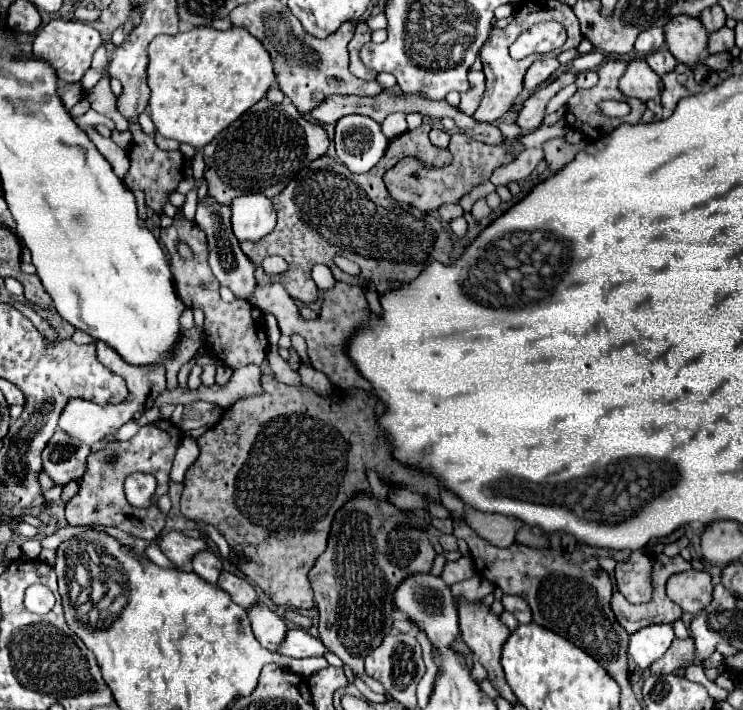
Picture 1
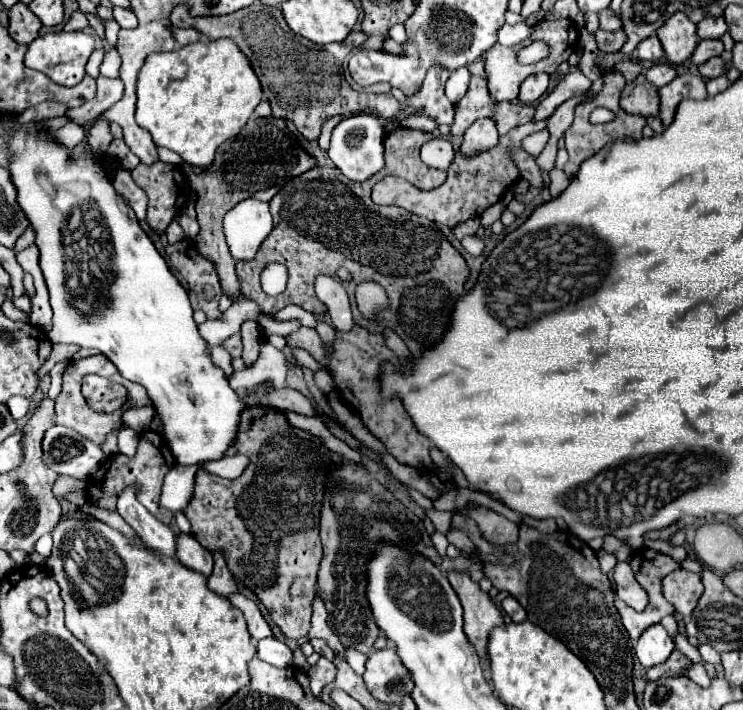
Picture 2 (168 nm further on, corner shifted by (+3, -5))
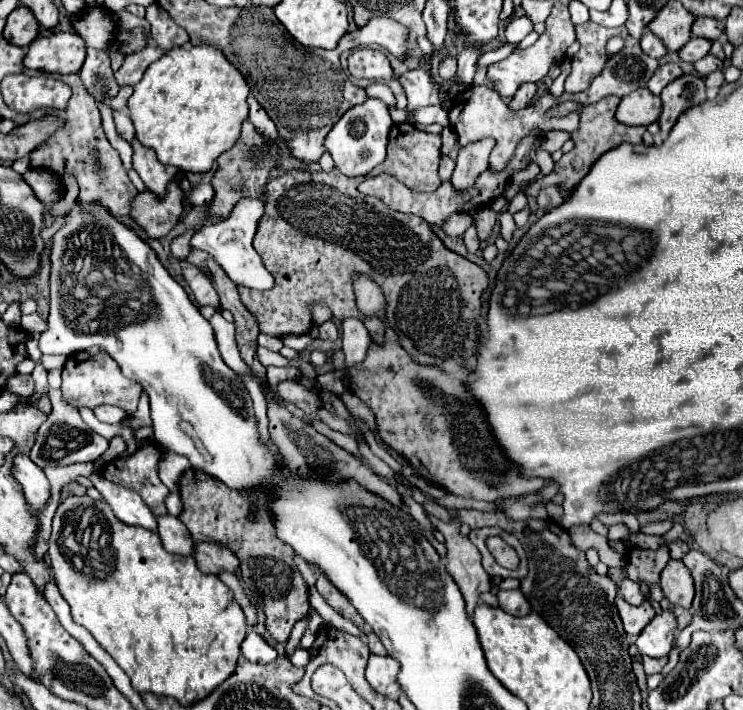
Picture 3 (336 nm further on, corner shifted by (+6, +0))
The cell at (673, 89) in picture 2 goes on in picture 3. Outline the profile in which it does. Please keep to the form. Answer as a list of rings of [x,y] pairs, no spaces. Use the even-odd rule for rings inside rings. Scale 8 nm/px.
[[[682,74],[674,82],[670,82],[662,94],[662,114],[658,118],[662,134],[668,134],[670,128],[674,126],[676,118],[690,106],[696,106],[704,102],[706,98],[706,88],[704,80],[698,74]]]

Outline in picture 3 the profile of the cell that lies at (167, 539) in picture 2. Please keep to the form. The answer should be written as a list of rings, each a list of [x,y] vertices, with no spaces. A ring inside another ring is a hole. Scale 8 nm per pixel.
[[[94,472],[90,476],[94,488],[102,494],[102,498],[110,504],[110,508],[114,510],[116,518],[122,520],[124,524],[134,524],[134,526],[142,526],[150,532],[158,532],[158,520],[156,516],[150,512],[150,508],[142,502],[142,498],[138,498],[136,492],[126,490],[124,486],[118,486],[114,482],[108,482],[102,474]]]

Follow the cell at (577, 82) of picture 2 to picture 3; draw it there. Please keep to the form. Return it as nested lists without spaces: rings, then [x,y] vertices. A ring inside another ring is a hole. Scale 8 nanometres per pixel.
[[[588,20],[586,24],[576,26],[578,42],[582,44],[578,54],[572,58],[572,72],[566,78],[566,92],[582,92],[590,86],[590,82],[602,72],[602,66],[606,62],[604,46],[610,38],[620,36],[628,37],[628,30],[624,26],[620,28],[604,28],[596,22]]]

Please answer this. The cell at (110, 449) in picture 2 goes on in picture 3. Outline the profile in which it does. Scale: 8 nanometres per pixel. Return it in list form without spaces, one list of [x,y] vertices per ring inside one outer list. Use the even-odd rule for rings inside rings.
[[[142,392],[138,408],[132,416],[128,416],[128,418],[126,418],[126,424],[128,424],[128,426],[132,426],[134,430],[136,430],[136,428],[142,428],[142,426],[150,426],[150,424],[152,424],[152,420],[150,420],[149,398],[146,392]]]

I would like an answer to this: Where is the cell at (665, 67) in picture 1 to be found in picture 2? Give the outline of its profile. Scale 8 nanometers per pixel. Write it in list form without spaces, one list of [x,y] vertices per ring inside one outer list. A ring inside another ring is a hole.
[[[661,63],[661,65],[653,65],[645,71],[645,77],[647,81],[651,81],[655,87],[663,87],[667,83],[671,83],[675,77],[677,77],[677,71],[675,67],[667,65],[667,63]]]

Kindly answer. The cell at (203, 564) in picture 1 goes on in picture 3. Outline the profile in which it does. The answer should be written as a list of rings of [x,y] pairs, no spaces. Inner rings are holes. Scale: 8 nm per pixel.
[[[174,516],[158,518],[158,534],[162,538],[164,550],[172,554],[194,554],[194,540],[178,518]]]

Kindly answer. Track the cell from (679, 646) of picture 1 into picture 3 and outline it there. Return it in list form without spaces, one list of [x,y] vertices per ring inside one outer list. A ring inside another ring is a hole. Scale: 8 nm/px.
[[[644,656],[642,658],[642,664],[644,664],[644,672],[650,676],[650,674],[656,674],[664,668],[664,664],[668,662],[668,656],[662,656],[662,658],[650,658],[650,656]]]

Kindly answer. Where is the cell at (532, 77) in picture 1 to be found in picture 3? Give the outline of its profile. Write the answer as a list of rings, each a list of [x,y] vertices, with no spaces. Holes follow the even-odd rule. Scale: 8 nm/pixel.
[[[524,82],[524,84],[516,90],[514,98],[510,100],[510,108],[512,108],[512,110],[520,110],[520,108],[528,106],[528,104],[532,102],[532,98],[536,96],[536,90],[538,90],[538,86],[536,86],[534,82]]]

